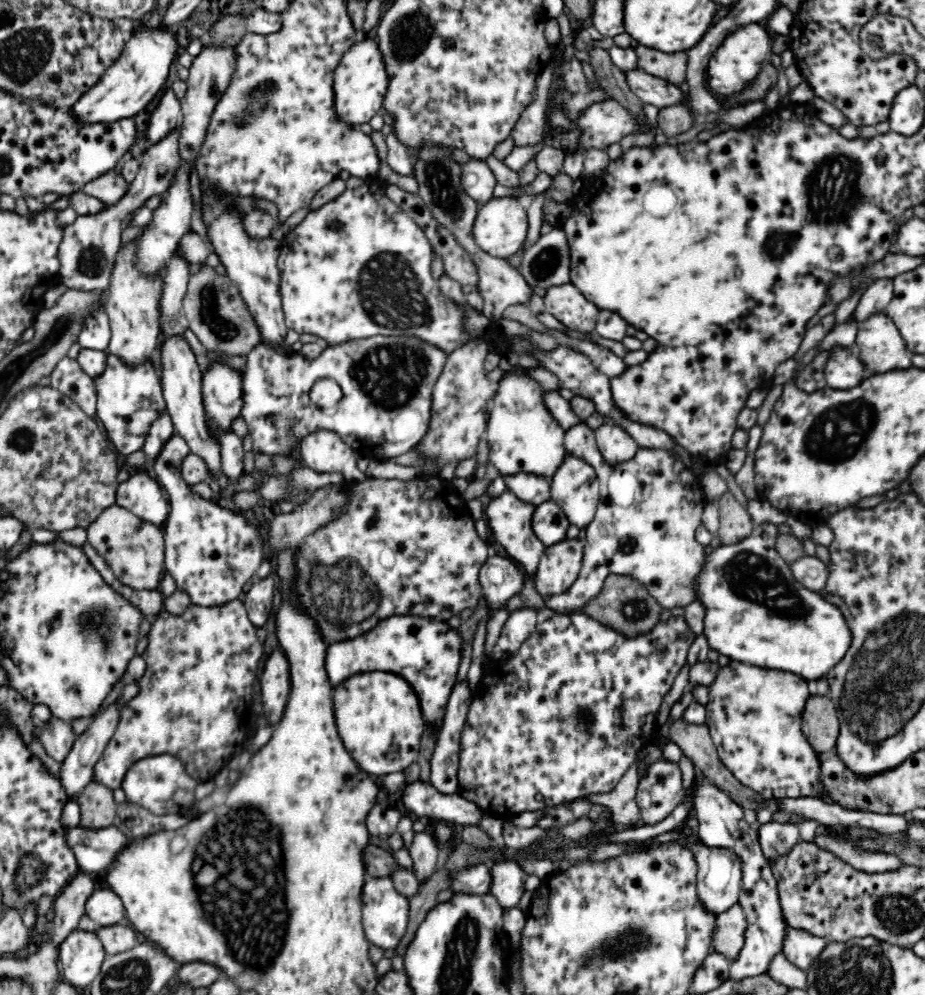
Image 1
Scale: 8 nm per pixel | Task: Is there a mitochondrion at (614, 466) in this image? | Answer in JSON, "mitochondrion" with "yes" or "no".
{"mitochondrion":"no"}

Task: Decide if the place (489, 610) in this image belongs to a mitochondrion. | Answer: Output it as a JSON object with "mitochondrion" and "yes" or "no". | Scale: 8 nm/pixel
{"mitochondrion":"no"}

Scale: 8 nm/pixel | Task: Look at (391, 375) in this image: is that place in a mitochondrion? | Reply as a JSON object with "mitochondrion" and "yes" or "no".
{"mitochondrion":"yes"}

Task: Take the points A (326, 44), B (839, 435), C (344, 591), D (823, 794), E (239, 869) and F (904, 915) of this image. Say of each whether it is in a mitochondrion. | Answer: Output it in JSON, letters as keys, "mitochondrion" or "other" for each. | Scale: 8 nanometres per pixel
{"A":"other","B":"mitochondrion","C":"mitochondrion","D":"other","E":"mitochondrion","F":"mitochondrion"}

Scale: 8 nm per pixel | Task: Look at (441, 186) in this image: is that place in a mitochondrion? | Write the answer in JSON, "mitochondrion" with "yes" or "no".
{"mitochondrion":"yes"}

